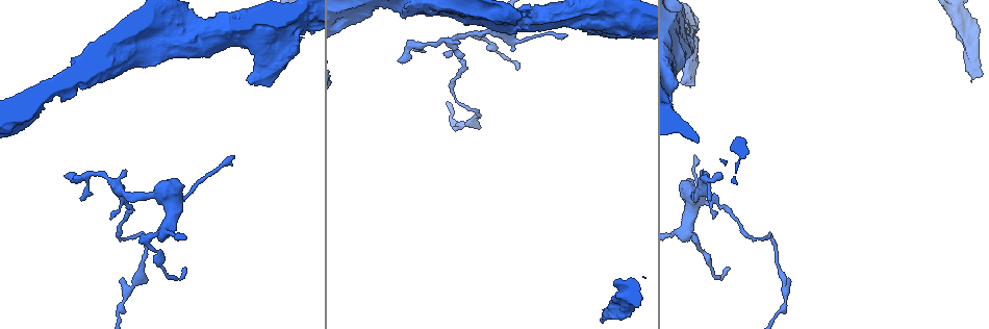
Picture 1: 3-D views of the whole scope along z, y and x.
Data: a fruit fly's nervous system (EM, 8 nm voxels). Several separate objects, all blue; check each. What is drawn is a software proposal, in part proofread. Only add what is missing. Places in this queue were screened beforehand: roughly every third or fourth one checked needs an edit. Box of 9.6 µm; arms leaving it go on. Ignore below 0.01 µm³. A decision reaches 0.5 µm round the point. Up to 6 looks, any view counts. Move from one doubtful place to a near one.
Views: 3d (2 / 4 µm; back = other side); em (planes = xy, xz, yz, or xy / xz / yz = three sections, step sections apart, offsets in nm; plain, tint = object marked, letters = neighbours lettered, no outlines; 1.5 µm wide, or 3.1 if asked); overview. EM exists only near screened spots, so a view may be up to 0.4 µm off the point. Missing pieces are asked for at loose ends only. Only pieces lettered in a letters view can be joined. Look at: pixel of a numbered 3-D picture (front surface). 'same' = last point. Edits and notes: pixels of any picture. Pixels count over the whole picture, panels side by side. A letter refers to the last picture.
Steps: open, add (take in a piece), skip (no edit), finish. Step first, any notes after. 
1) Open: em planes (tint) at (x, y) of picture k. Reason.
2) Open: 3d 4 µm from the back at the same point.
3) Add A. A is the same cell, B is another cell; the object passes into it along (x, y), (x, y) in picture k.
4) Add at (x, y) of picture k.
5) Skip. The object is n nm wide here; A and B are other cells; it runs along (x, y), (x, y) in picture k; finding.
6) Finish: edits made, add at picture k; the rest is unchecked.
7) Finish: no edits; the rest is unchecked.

Open: 3d 4 µm at (82, 198) of picture 1. An open end.

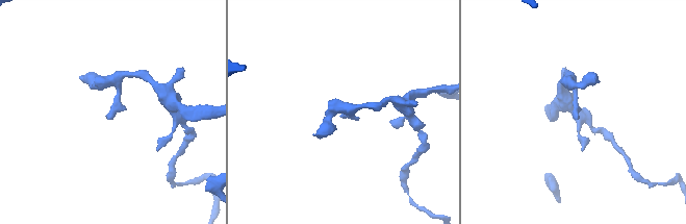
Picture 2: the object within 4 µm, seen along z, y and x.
Open: em planes (letters) at (574, 116) of picture 2. Need the tissue.

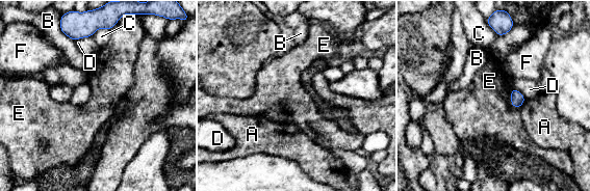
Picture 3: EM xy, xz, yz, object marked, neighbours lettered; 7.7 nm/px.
Skip. A, B, C, D, E and F are other cells; a border runs along (510, 104), (519, 108) in picture 3; no lettered piece goes on from it.

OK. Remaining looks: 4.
Open: em planes (letters) at (255, 82) of picture 1. Stops while still wide.

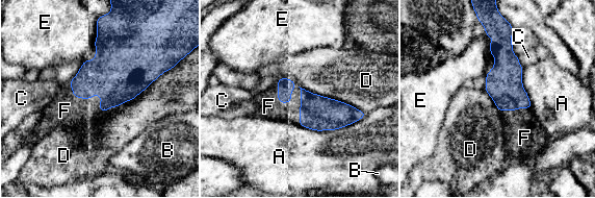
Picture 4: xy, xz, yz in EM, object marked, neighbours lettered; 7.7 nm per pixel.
Add F. F is the same cell, A, B, C, D and E are other cells; the object passes into it along (119, 73), (95, 94), (68, 112) in picture 4; it goes on there.

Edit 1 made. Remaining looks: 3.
Open: overview.

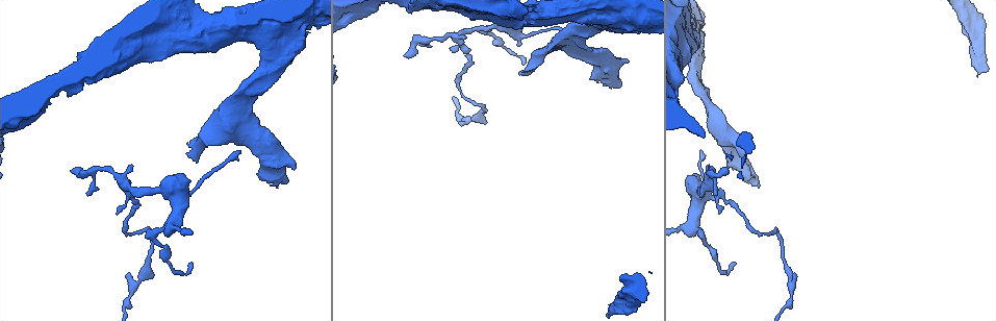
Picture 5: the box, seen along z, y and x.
Open: 3d 4 µm at (977, 77) of picture 5. An open end.

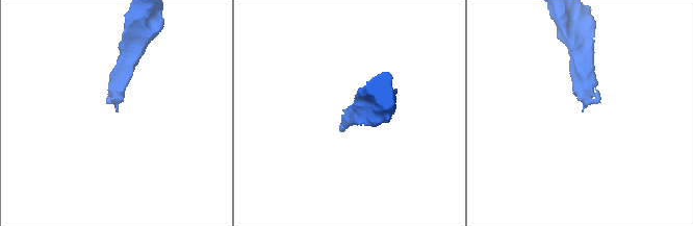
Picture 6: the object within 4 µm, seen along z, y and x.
Open: em yz step 8 (letters) at (117, 111) of picture 6.

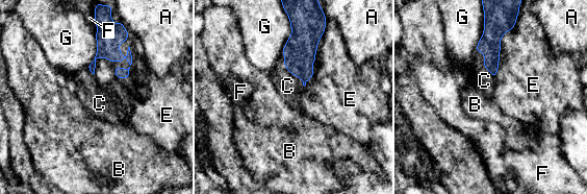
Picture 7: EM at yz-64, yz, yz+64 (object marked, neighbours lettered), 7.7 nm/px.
Add C. C is the same cell, A, B, E, F and G are other cells; the object passes into it along (299, 52), (289, 71), (287, 86) in picture 7; the neuron continues.

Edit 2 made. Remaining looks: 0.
Finish: edits made, add at picture 4, add at picture 7; the rest is unchecked.

